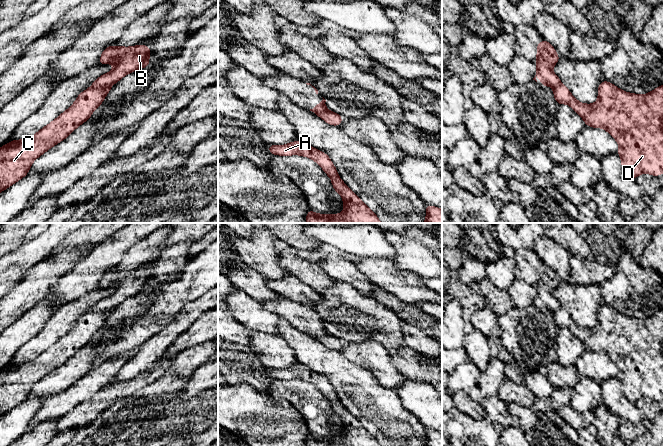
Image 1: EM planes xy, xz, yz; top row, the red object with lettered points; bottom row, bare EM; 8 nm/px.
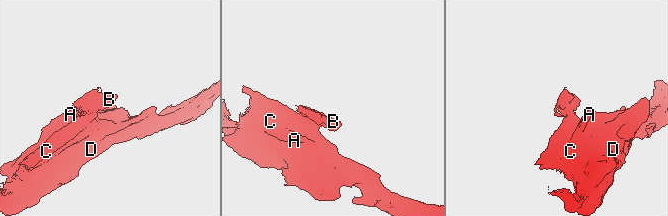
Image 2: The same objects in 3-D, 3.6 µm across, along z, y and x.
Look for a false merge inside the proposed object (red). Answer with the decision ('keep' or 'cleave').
cleave

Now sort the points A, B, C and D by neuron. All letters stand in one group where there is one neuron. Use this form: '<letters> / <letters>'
A C D / B

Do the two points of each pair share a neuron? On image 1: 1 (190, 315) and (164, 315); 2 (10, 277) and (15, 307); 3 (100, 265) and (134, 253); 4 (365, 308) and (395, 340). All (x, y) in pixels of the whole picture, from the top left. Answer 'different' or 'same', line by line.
1: different
2: different
3: different
4: same

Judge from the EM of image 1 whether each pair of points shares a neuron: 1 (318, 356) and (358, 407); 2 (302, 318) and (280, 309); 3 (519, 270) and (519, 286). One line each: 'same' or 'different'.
1: same
2: same
3: different

